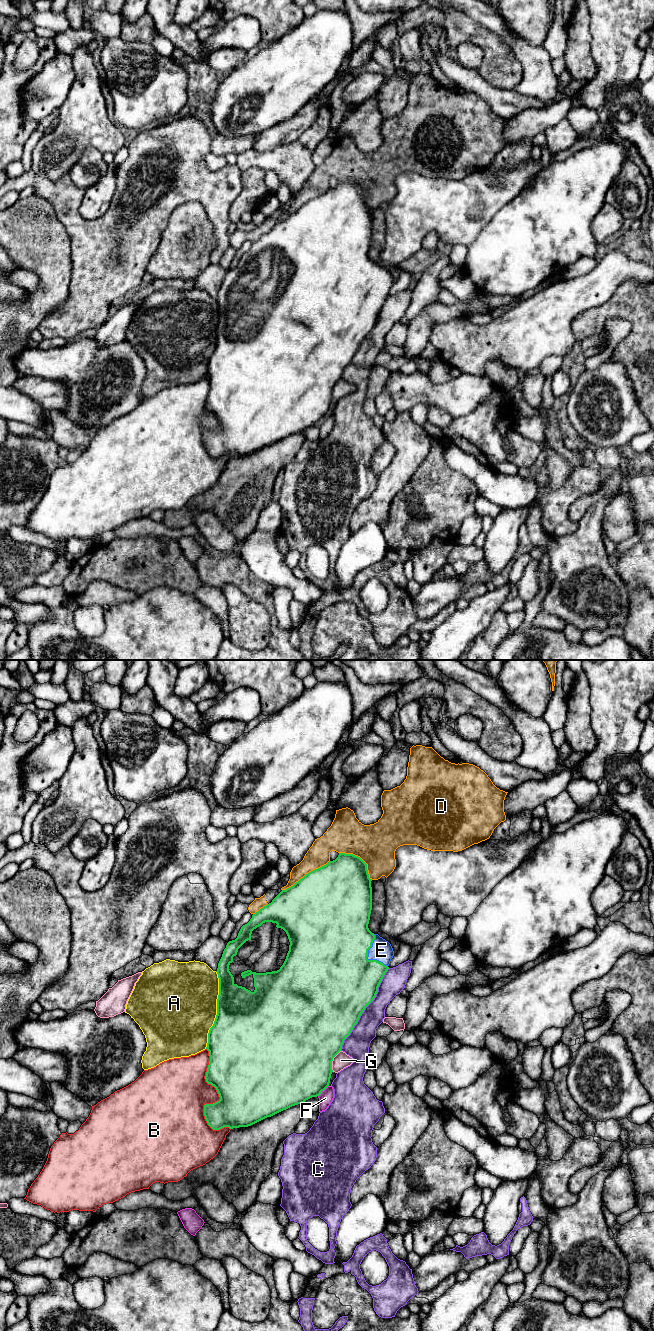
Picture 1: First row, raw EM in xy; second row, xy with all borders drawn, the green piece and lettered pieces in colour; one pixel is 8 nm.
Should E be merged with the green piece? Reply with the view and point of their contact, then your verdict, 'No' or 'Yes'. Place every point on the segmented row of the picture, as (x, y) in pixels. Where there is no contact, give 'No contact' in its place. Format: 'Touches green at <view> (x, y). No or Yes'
Touches green at xy (367, 956). Yes

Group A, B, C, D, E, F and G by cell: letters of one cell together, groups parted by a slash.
A / B / C / D / E / F / G

